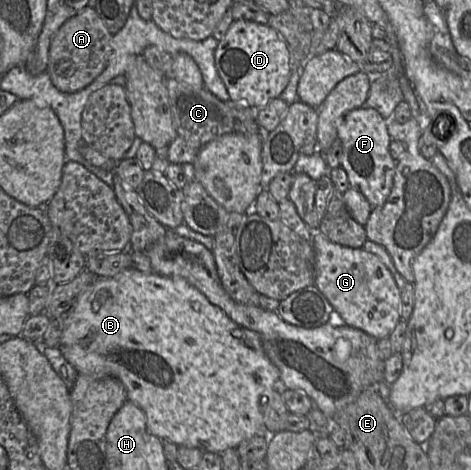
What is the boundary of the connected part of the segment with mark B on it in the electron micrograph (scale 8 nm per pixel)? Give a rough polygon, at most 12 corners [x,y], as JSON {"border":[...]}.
{"border":[[126,268],[58,348],[161,440],[220,454],[280,386],[257,333]]}

